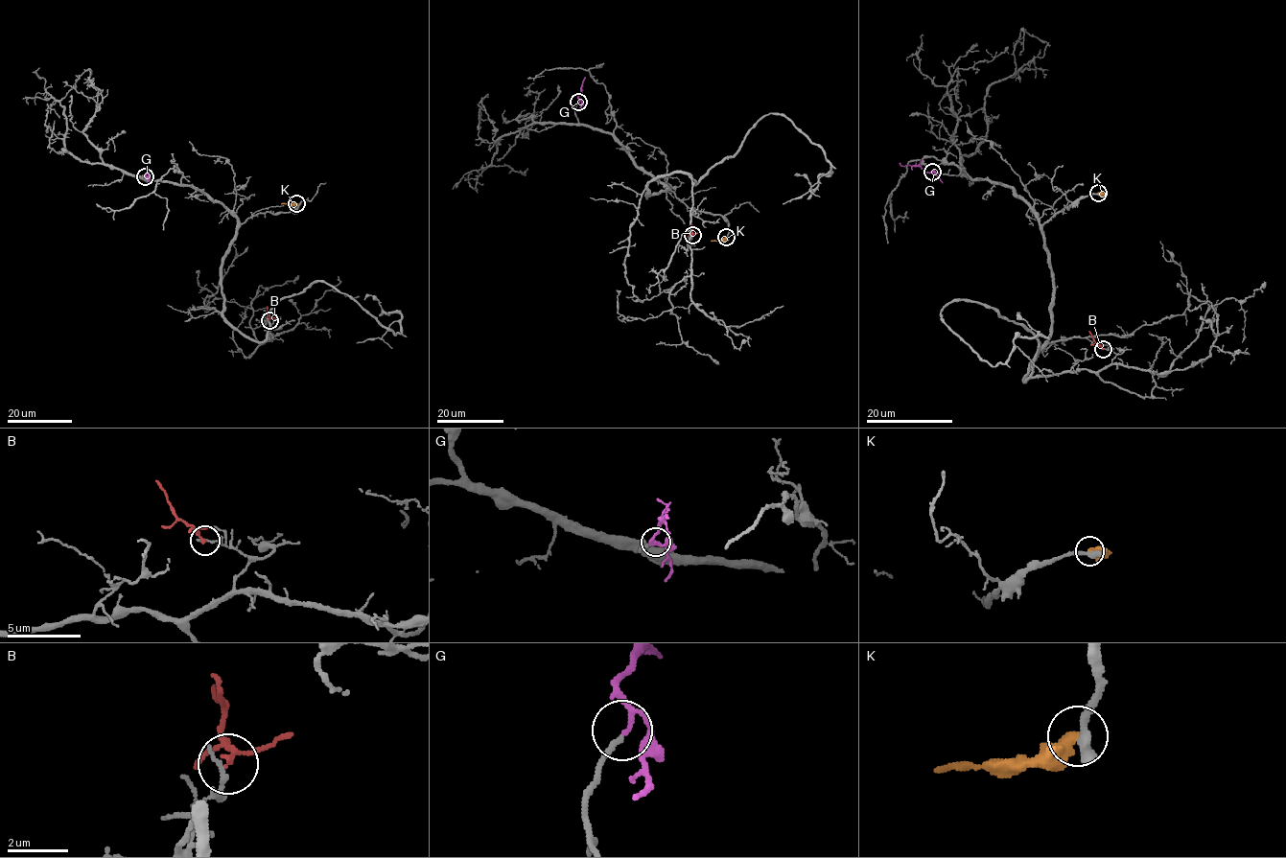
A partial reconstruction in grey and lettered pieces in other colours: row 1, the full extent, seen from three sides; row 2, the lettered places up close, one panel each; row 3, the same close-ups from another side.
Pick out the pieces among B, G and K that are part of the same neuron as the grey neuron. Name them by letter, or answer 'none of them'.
G

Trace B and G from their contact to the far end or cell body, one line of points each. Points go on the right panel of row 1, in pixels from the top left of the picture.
B: (1103, 349), (1088, 331)
G: (932, 172), (925, 173), (918, 166), (902, 166), (899, 162)

